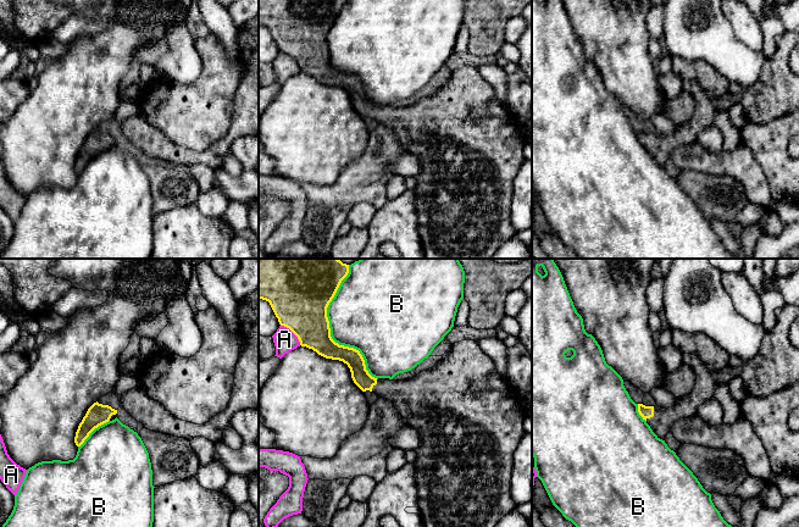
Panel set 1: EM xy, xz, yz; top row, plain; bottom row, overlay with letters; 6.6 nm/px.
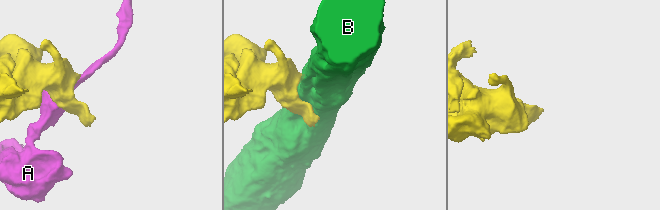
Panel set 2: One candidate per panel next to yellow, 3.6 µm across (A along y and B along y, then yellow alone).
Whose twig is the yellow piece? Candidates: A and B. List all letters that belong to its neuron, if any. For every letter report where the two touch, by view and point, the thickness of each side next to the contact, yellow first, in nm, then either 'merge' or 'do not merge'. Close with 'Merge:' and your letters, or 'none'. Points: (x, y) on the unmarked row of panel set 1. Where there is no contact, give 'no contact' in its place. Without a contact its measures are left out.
A: xz (293, 59) | 360/150 nm | do not merge
B: xz (329, 61) | 320/440 nm | do not merge
Merge: none

